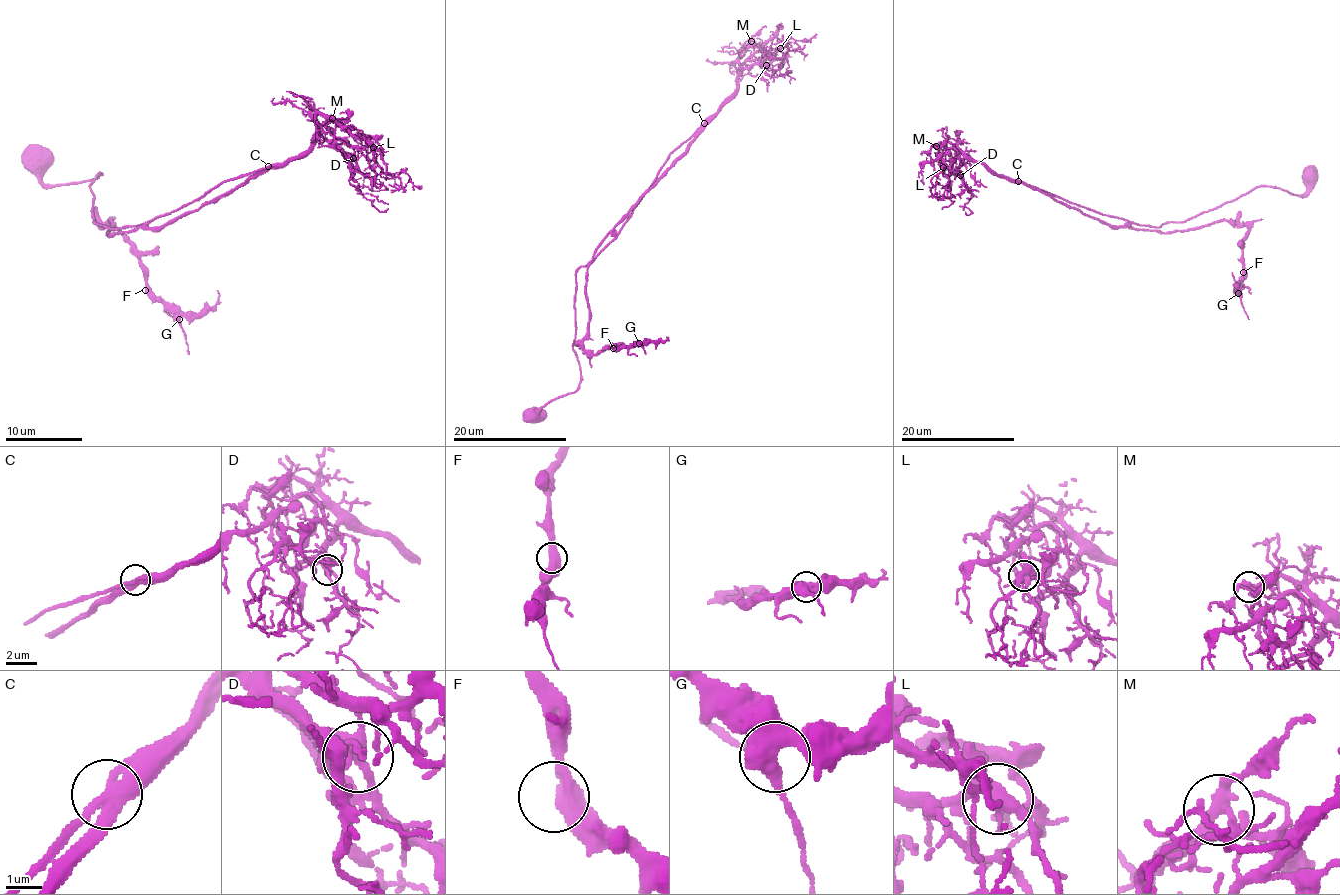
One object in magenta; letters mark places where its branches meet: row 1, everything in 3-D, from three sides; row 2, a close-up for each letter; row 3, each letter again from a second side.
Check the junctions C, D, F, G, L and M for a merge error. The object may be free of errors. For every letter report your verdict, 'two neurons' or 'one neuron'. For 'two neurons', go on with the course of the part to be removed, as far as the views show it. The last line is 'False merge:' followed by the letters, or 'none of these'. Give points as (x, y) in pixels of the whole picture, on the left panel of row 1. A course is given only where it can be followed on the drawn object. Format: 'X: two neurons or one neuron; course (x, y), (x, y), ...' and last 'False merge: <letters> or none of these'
C: one neuron
D: one neuron
F: one neuron
G: one neuron
L: one neuron
M: one neuron
False merge: none of these

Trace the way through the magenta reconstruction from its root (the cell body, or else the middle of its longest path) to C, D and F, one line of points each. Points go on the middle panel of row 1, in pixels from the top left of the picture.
C: (534, 414), (535, 408), (573, 392), (580, 380), (573, 350), (576, 272), (704, 123)
D: (534, 414), (535, 408), (573, 392), (580, 380), (573, 350), (576, 272), (734, 92), (738, 75), (766, 65)
F: (534, 414), (578, 388), (576, 272), (589, 263), (583, 347), (593, 354), (613, 348)

